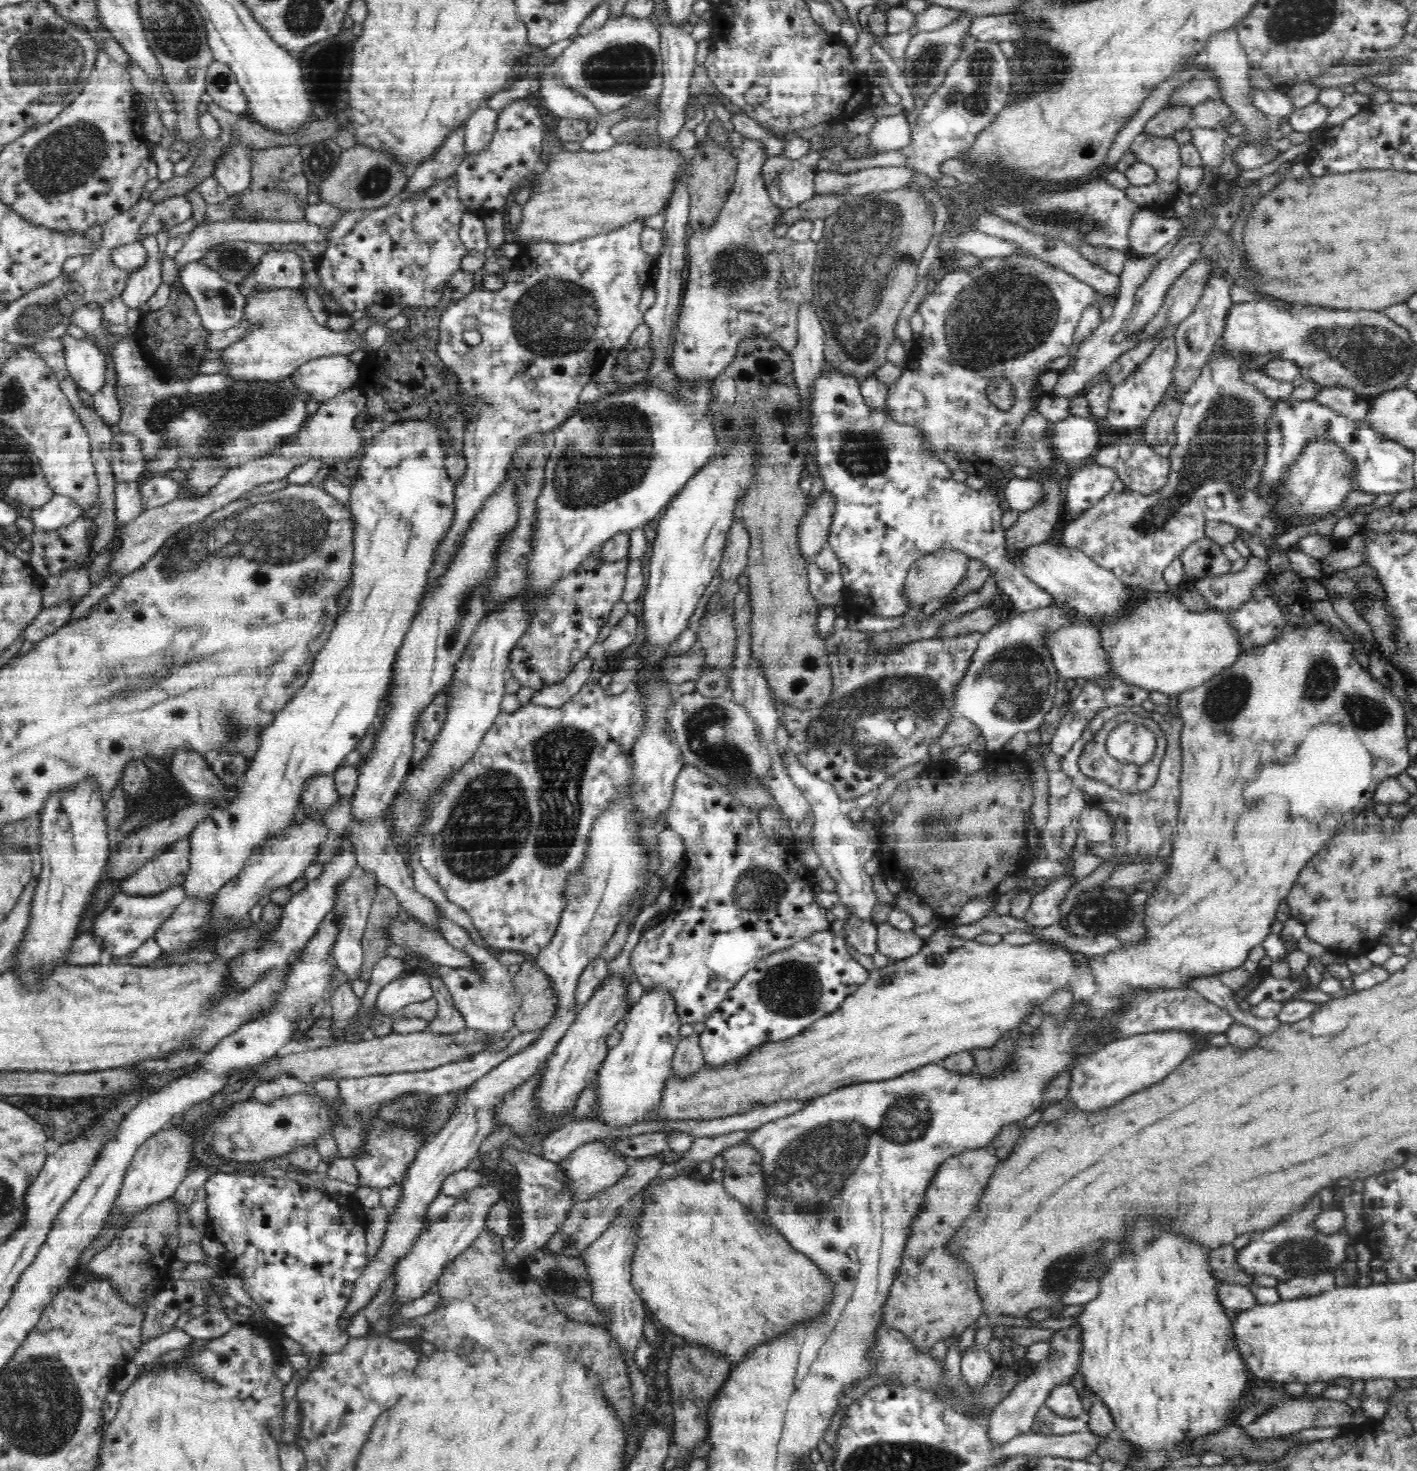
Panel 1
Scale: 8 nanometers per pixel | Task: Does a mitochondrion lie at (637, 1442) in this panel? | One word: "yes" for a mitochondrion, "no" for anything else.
no

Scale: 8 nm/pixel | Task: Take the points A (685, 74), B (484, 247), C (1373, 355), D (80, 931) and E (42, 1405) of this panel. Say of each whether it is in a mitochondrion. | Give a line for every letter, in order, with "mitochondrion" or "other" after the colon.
A: other
B: other
C: mitochondrion
D: other
E: mitochondrion

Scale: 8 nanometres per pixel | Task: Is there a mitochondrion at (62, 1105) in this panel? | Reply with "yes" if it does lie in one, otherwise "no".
no

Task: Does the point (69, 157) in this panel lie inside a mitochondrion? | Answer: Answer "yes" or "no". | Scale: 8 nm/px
yes

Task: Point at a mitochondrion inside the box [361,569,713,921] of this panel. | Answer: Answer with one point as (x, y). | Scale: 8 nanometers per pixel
(495, 820)

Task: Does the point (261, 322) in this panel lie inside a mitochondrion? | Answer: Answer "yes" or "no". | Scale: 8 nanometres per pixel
no

